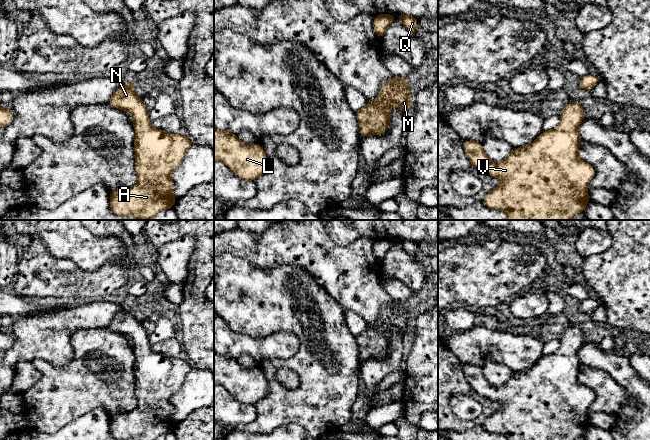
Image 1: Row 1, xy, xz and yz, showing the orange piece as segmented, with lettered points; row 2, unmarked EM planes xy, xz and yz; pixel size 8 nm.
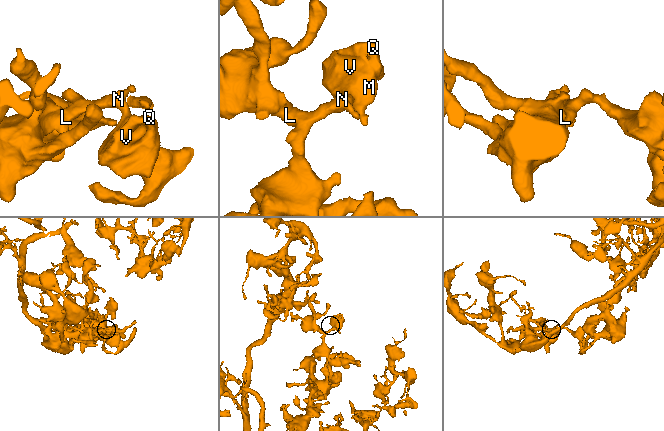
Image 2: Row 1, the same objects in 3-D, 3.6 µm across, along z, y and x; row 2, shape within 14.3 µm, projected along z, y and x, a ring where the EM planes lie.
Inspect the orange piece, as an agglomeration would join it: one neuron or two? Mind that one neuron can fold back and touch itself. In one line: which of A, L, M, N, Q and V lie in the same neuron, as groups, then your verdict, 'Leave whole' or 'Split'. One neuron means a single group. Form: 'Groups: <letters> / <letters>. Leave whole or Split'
Groups: A L M N Q V. Leave whole

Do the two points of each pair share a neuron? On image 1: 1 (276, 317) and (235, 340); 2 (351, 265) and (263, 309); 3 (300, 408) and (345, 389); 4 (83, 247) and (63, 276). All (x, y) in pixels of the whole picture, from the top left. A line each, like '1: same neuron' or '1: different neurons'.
1: different neurons
2: different neurons
3: same neuron
4: different neurons

